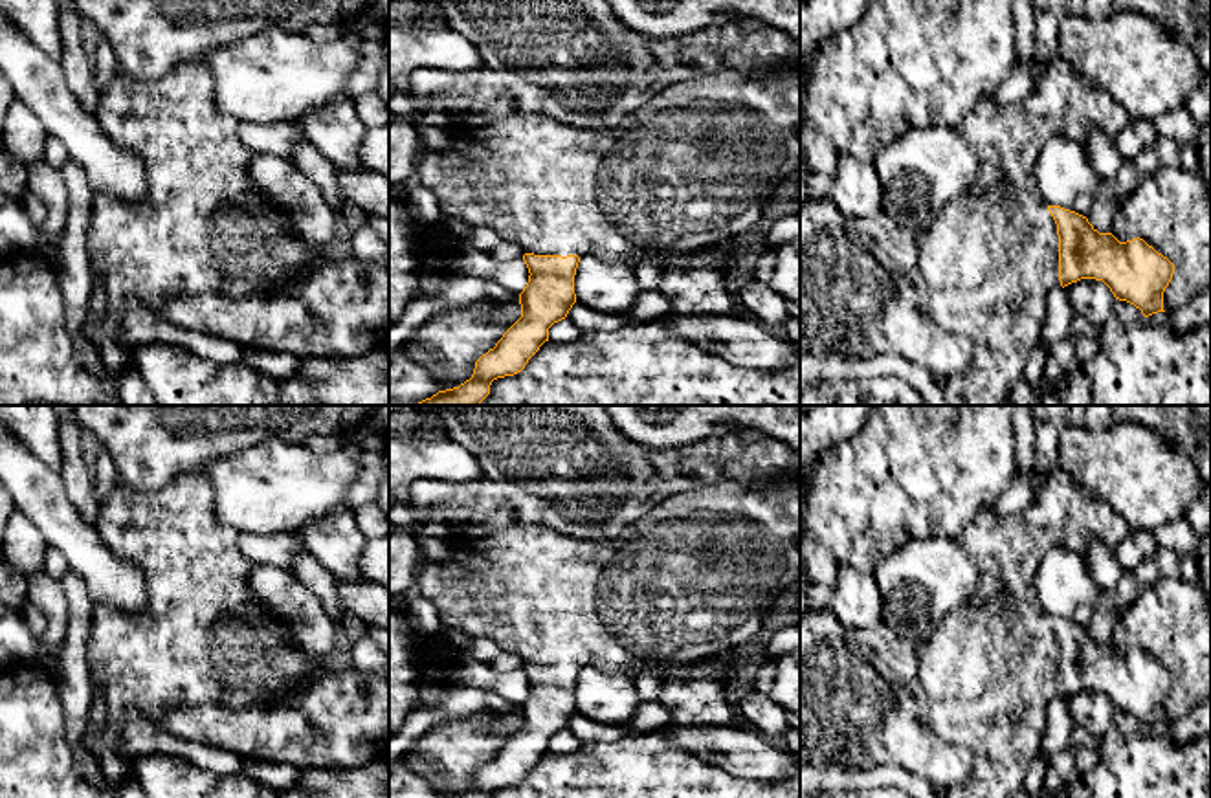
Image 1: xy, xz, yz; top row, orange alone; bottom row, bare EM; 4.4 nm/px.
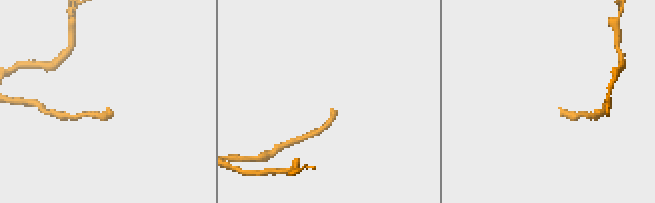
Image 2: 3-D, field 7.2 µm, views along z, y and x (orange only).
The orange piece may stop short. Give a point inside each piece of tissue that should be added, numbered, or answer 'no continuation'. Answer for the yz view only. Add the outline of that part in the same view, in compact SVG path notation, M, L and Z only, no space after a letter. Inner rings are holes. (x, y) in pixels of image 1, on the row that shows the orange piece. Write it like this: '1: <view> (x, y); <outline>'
1: yz (989, 261); M1055 55L1037 75L1029 97L1015 105L1004 105L994 97L983 97L958 125L958 132L978 158L978 174L972 185L950 202L950 207L928 218L919 240L917 266L925 281L925 301L934 321L949 332L963 334L972 345L972 360L967 371L945 378L945 405L1007 405L1005 398L1015 382L1024 374L1029 354L1042 345L1046 299L1061 292L1059 281L1059 235L1033 180L1033 165L1040 147L1051 136L1062 136L1086 145L1094 130L1105 130L1116 138L1130 121L1125 106L1108 92L1092 84L1062 57Z

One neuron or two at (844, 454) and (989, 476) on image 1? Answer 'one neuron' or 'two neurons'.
one neuron

